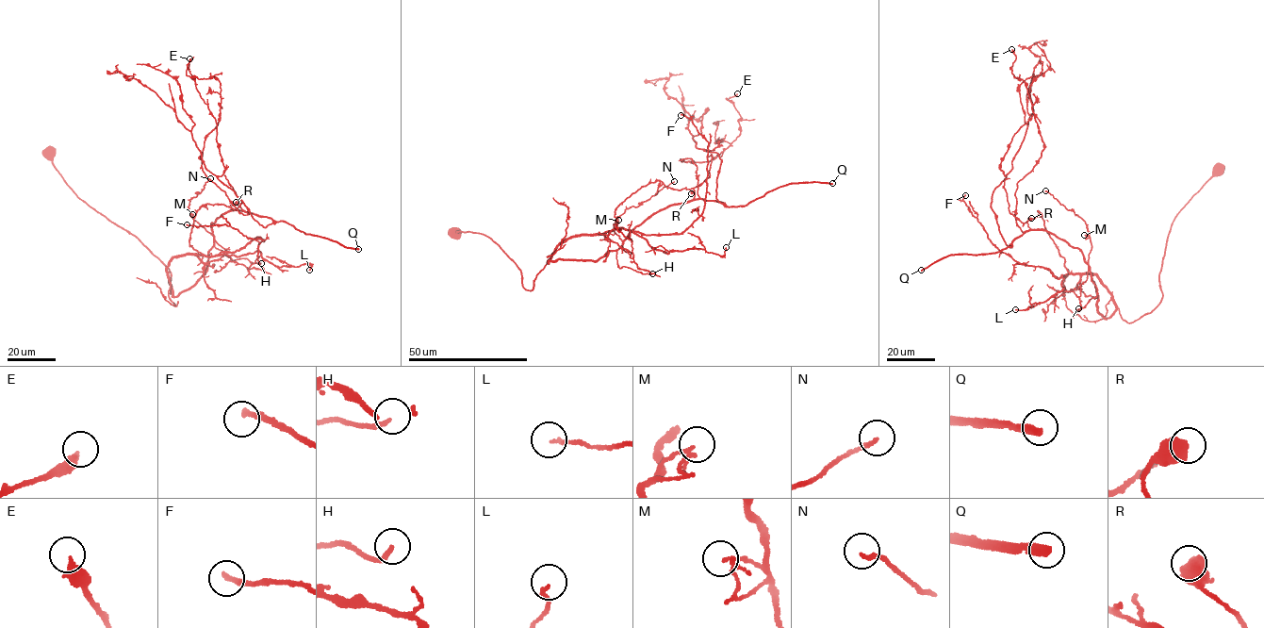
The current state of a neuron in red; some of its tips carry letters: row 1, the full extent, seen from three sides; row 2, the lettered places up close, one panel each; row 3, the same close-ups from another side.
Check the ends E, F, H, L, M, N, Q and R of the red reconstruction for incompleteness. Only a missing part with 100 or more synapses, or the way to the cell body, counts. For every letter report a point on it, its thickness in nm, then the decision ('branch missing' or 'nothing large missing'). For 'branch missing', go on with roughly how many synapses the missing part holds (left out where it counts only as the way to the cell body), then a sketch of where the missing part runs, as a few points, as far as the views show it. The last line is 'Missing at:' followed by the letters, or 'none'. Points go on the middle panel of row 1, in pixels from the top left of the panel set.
E: place (737, 93); calibre 360 nm; nothing large missing
F: place (681, 115); calibre 240 nm; nothing large missing
H: place (652, 273); calibre 180 nm; nothing large missing
L: place (726, 247); calibre 140 nm; nothing large missing
M: place (618, 220); calibre 110 nm; nothing large missing
N: place (674, 181); calibre 170 nm; nothing large missing
Q: place (832, 183); calibre 340 nm; branch missing; 400 synapses
R: place (691, 193); calibre 800 nm; nothing large missing
Missing at: Q

